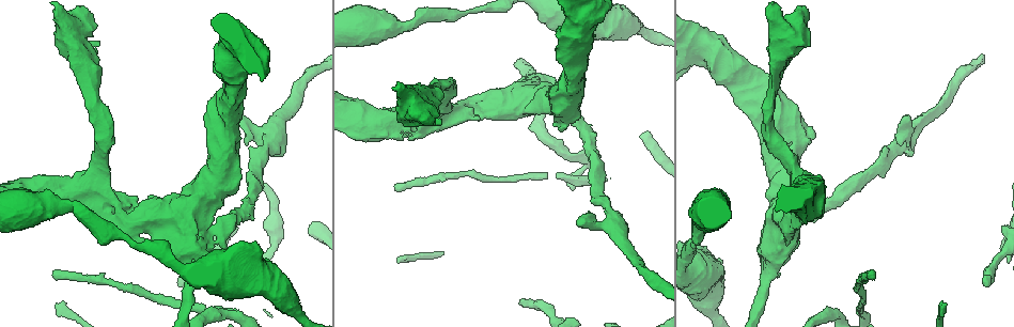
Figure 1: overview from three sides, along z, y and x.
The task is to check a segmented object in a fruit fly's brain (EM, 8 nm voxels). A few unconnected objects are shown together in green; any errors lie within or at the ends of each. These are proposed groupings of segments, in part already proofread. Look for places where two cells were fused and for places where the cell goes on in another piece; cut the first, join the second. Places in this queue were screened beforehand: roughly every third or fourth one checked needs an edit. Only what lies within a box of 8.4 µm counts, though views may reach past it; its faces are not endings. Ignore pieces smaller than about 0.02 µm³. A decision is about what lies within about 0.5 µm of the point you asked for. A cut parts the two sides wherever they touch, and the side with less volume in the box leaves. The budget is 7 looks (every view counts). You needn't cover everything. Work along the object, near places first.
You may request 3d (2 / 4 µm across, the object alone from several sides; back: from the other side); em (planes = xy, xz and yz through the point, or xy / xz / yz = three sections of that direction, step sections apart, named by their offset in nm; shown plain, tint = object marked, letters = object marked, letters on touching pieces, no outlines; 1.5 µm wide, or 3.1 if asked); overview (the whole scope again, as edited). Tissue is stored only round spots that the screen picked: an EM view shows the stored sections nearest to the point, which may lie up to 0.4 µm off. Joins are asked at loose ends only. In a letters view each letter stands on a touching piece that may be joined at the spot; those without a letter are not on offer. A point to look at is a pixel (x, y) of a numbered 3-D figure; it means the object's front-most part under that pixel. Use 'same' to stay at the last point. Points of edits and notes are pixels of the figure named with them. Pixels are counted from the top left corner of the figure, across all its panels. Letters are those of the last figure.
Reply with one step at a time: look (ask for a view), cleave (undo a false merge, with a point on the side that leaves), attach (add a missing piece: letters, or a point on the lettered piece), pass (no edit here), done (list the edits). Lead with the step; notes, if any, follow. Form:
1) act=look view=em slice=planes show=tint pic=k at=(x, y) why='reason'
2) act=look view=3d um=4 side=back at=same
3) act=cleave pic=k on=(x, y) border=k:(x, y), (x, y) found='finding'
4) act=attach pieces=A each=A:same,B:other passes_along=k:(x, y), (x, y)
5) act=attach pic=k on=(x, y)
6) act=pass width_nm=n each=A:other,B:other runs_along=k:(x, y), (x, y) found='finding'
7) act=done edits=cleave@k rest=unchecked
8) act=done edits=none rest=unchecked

act=look view=em slice=planes show=letters pic=1 at=(615, 220) why='two arms in line, one across'

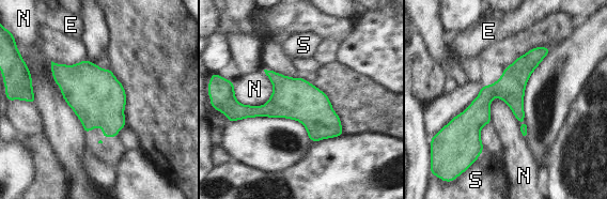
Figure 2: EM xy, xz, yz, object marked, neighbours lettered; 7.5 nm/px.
act=pass width_nm=320 each=E:other,N:other,S:other runs_along=2:(542, 54), (463, 122), (453, 122) found='continuous, no second cell'

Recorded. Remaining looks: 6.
act=look view=3d um=2 pic=1 at=(71, 207) why='calibre changes'

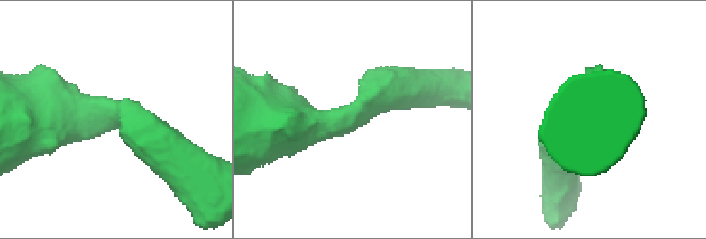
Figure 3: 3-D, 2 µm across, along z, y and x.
act=look view=em slice=xy step=4 show=tint pic=3 at=(116, 115) arm_widths_nm=340,550

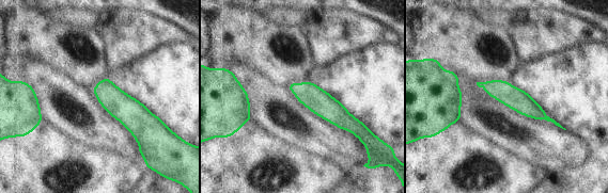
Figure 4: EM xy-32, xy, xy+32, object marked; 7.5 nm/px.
act=look view=em slice=planes show=letters at=same

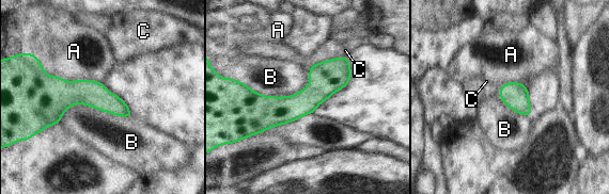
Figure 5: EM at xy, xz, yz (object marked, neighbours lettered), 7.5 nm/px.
act=pass width_nm=200 longest_contact=B:600nm each=A:other,B:other,C:other found='one cell here'

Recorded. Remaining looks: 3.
act=look view=em slice=planes show=letters pic=1 at=(875, 277) why='thin end'

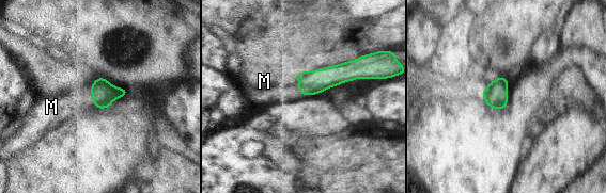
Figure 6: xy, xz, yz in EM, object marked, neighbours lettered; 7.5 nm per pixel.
act=attach pieces=M each=M:same passes_along=6:(104, 93), (91, 93), (60, 99) found='the cell continues'

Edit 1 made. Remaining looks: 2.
act=done edits=attach@6 rest=unchecked

